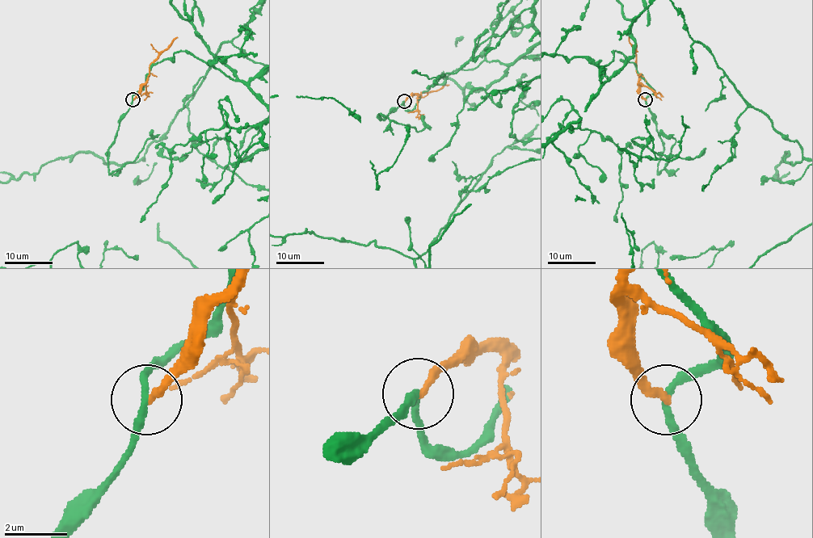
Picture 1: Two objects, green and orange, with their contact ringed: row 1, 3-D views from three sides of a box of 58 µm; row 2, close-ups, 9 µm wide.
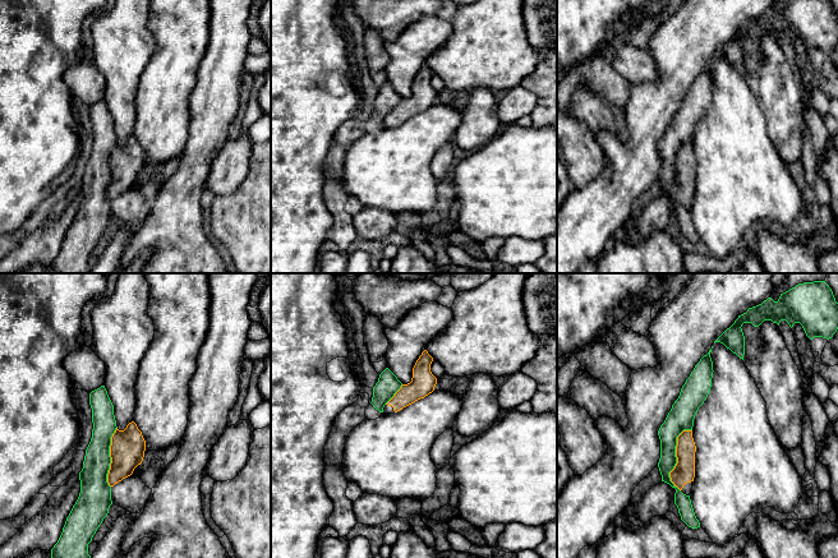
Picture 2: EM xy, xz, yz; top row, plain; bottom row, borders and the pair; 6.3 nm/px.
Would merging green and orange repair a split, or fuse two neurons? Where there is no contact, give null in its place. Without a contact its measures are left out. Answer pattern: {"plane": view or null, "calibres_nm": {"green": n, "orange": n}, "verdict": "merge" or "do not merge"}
{"plane": "yz", "calibres_nm": {"green": 160, "orange": 140}, "verdict": "do not merge"}

